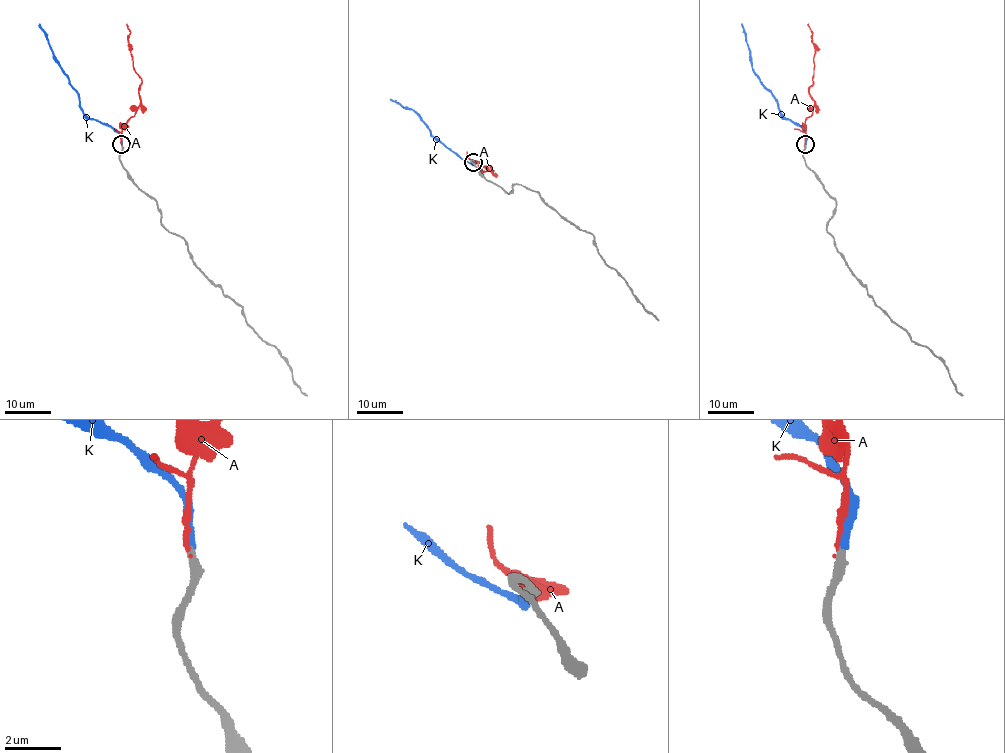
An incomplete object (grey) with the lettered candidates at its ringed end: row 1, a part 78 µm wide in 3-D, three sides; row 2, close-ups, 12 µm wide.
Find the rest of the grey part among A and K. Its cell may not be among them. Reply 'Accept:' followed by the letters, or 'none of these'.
Accept: K

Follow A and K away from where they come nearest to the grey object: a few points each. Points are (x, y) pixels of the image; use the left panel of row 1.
A: (122, 145), (122, 127), (134, 115), (140, 104), (141, 84), (141, 77), (133, 67), (130, 29), (126, 23)
K: (122, 144), (121, 136), (113, 129), (90, 119), (83, 112), (79, 94), (61, 68), (47, 34), (39, 23)

